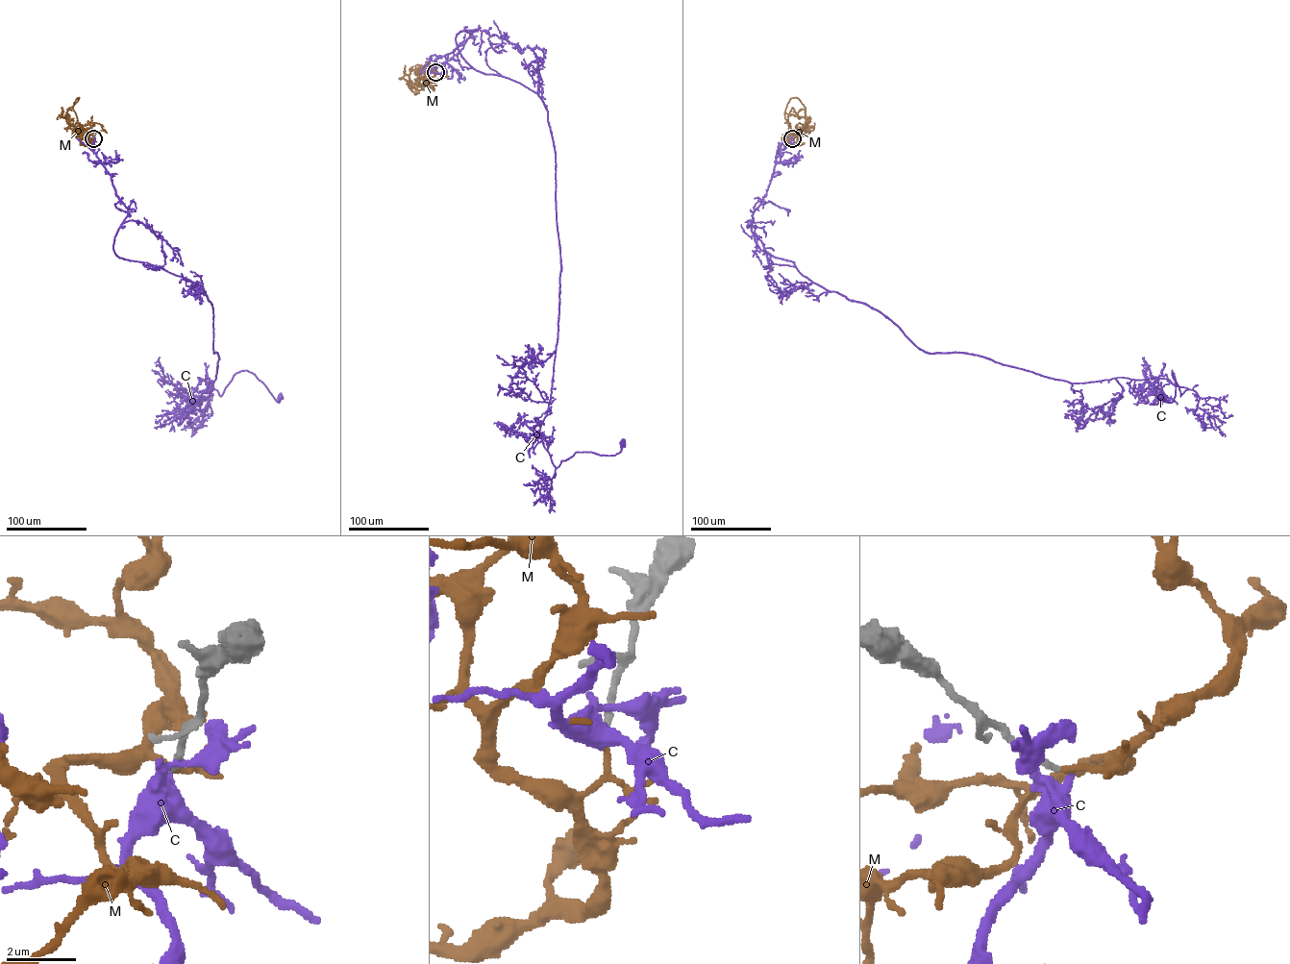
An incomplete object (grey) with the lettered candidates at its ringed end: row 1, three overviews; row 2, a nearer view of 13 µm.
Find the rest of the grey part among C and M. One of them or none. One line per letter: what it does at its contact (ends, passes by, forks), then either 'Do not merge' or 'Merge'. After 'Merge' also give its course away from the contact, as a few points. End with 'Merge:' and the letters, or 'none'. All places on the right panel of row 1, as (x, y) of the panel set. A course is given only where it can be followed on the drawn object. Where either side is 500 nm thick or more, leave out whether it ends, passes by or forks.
C: It passes by. Do not merge
M: It passes by. Merge. Its course: (792, 138), (805, 132), (806, 117), (798, 117), (792, 108), (788, 113), (785, 112)
Merge: M

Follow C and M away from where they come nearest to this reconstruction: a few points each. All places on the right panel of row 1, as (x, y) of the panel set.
C: (791, 137), (754, 211), (760, 249), (925, 351), (1180, 396), (1172, 370), (1161, 397)
M: (792, 138), (805, 132), (806, 117), (798, 117), (792, 108), (788, 113), (785, 112)

